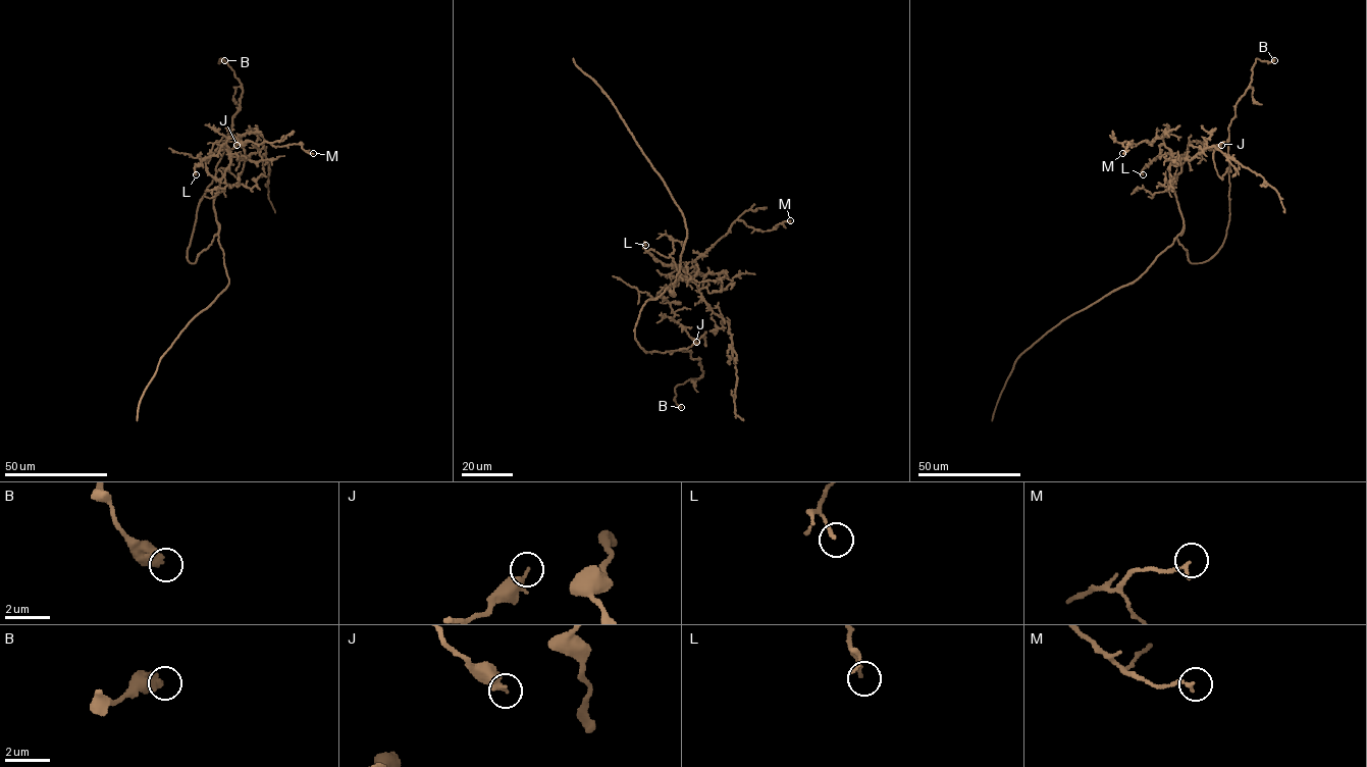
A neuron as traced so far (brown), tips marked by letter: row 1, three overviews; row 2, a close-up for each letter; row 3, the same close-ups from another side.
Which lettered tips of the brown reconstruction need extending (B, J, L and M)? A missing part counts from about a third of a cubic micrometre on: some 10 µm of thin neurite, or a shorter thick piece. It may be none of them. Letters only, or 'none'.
none

